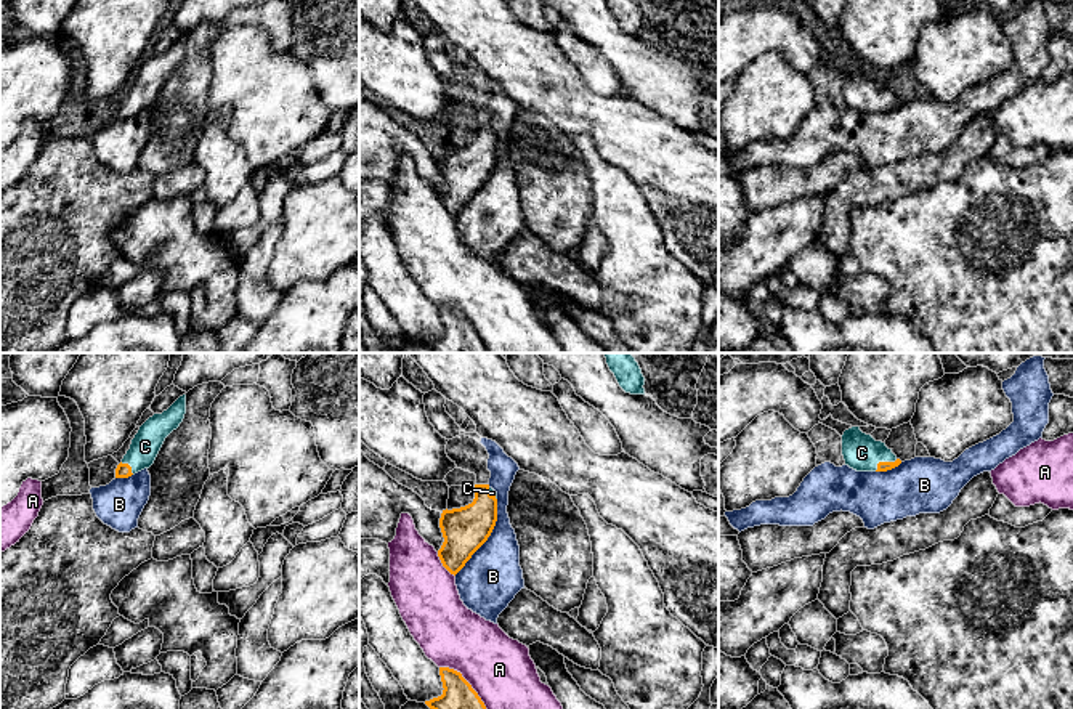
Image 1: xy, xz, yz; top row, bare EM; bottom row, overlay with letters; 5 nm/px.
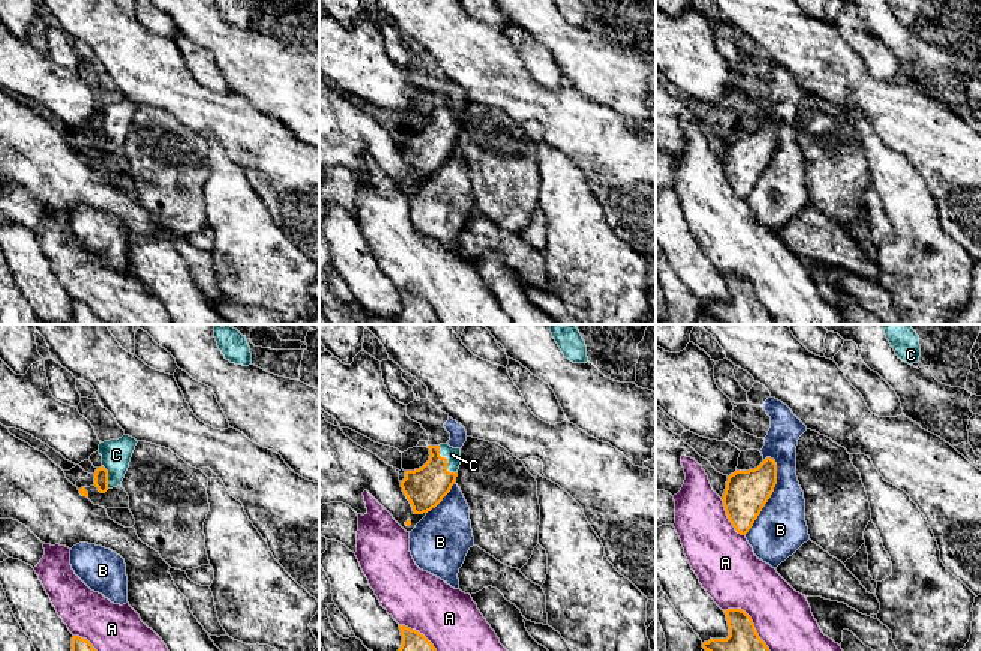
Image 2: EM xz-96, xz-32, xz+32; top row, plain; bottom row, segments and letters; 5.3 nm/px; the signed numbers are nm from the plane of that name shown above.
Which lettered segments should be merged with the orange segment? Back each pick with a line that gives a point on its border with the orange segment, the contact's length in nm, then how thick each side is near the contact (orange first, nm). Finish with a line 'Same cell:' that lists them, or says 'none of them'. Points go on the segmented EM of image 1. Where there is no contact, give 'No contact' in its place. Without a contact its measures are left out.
C: Touches orange at yz (884, 462). Shared border 130 nm. Thickness 50 nm (orange) against 190 nm
Same cell: C

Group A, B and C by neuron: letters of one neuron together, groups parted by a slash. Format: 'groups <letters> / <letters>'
groups A / B / C

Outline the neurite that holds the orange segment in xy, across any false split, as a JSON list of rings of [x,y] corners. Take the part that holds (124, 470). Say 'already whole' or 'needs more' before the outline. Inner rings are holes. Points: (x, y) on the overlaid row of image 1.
needs more; [[[186,395],[180,396],[167,411],[149,417],[132,440],[130,449],[115,468],[115,478],[128,478],[149,468],[165,438],[180,427],[186,414]]]

